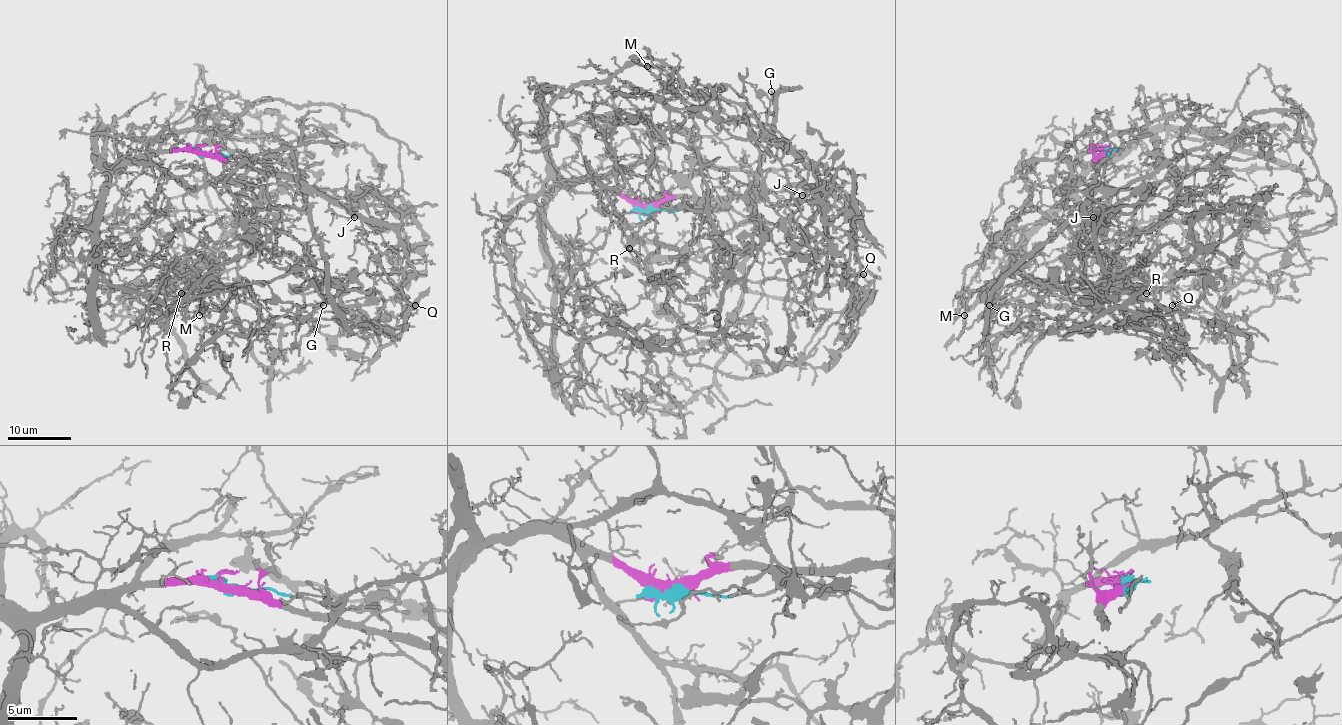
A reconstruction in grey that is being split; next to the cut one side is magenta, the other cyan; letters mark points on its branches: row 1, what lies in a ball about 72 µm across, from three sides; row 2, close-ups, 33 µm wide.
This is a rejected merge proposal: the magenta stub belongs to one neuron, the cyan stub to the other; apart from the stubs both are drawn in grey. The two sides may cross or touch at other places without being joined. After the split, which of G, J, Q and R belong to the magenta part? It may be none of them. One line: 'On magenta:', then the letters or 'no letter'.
On magenta: J

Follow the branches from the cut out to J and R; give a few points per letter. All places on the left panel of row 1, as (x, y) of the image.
J: (199, 152), (211, 152), (225, 160), (300, 179), (329, 202), (329, 208), (337, 214), (354, 218)
R: (199, 152), (279, 181), (254, 187), (235, 294), (281, 326), (271, 377), (222, 274), (180, 293)

